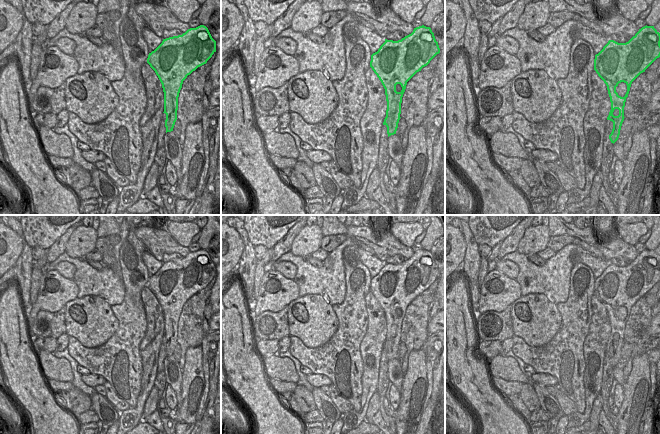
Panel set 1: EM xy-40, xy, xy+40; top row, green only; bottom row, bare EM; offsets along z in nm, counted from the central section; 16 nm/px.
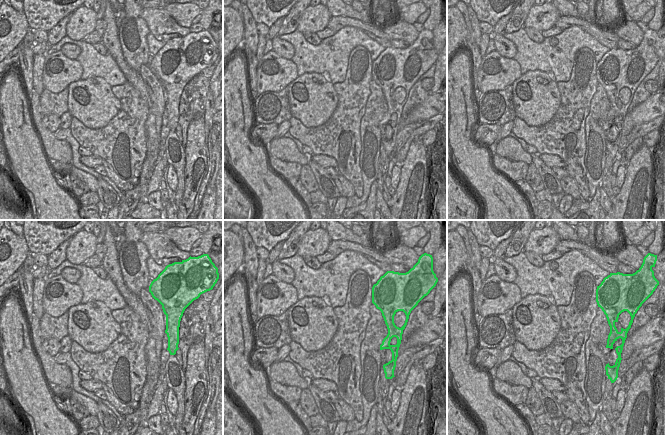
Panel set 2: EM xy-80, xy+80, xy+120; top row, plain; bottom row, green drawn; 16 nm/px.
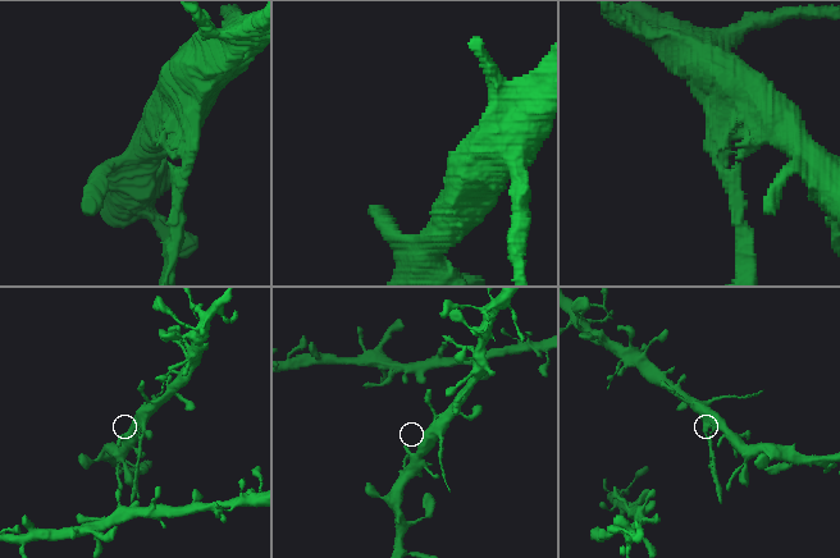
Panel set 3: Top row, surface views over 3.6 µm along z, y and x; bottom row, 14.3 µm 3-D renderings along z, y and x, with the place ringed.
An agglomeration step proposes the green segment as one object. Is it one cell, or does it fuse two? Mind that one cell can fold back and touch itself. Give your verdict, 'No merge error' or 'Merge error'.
Merge error

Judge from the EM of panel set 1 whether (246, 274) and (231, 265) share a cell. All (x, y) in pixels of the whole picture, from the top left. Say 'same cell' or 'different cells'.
different cells

